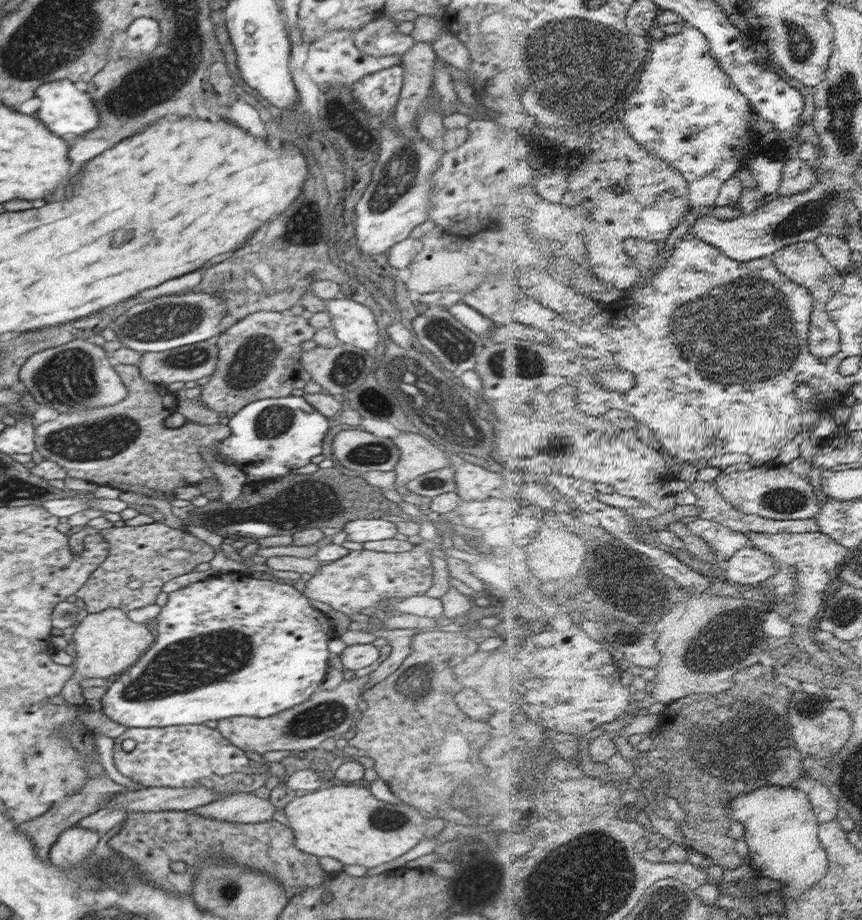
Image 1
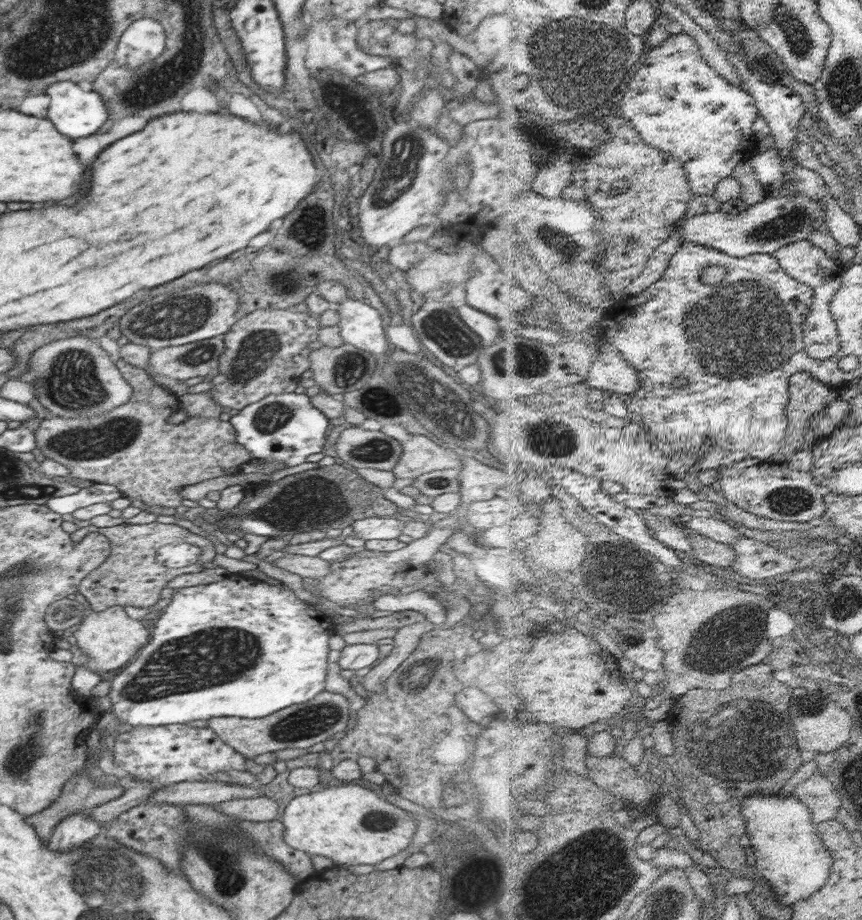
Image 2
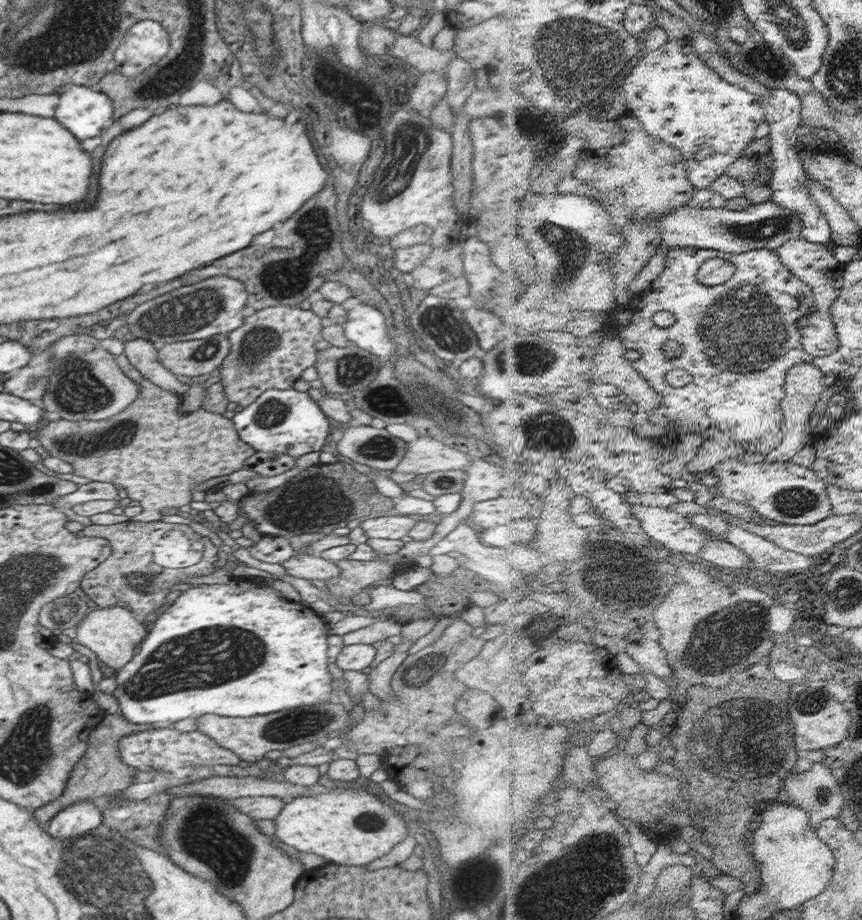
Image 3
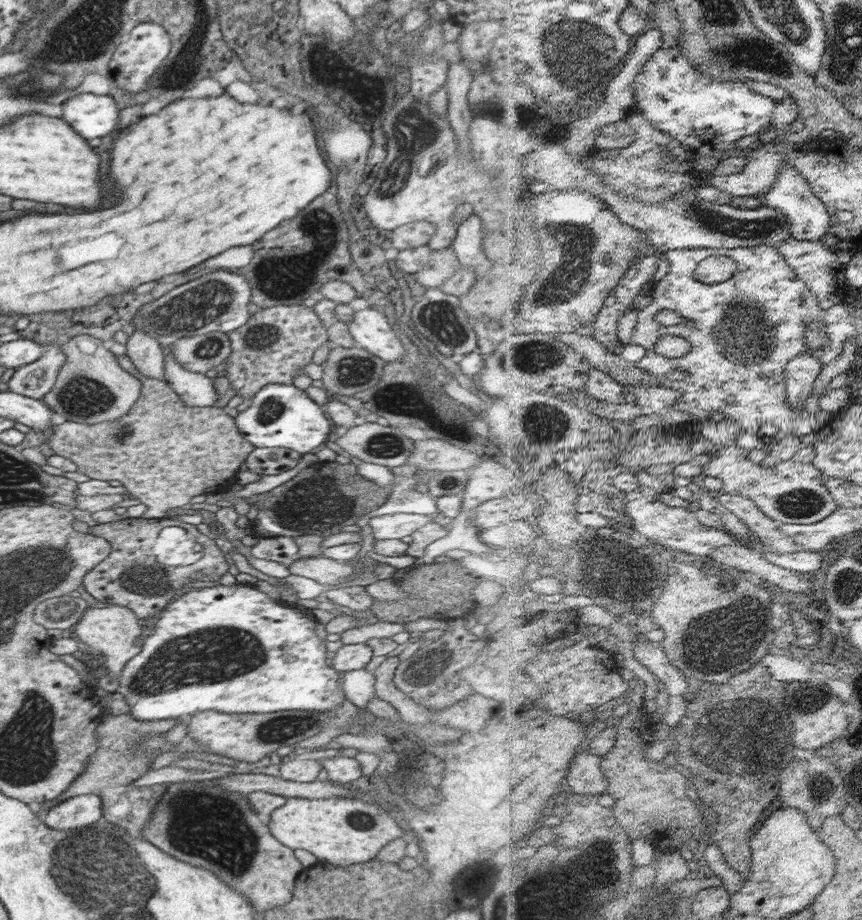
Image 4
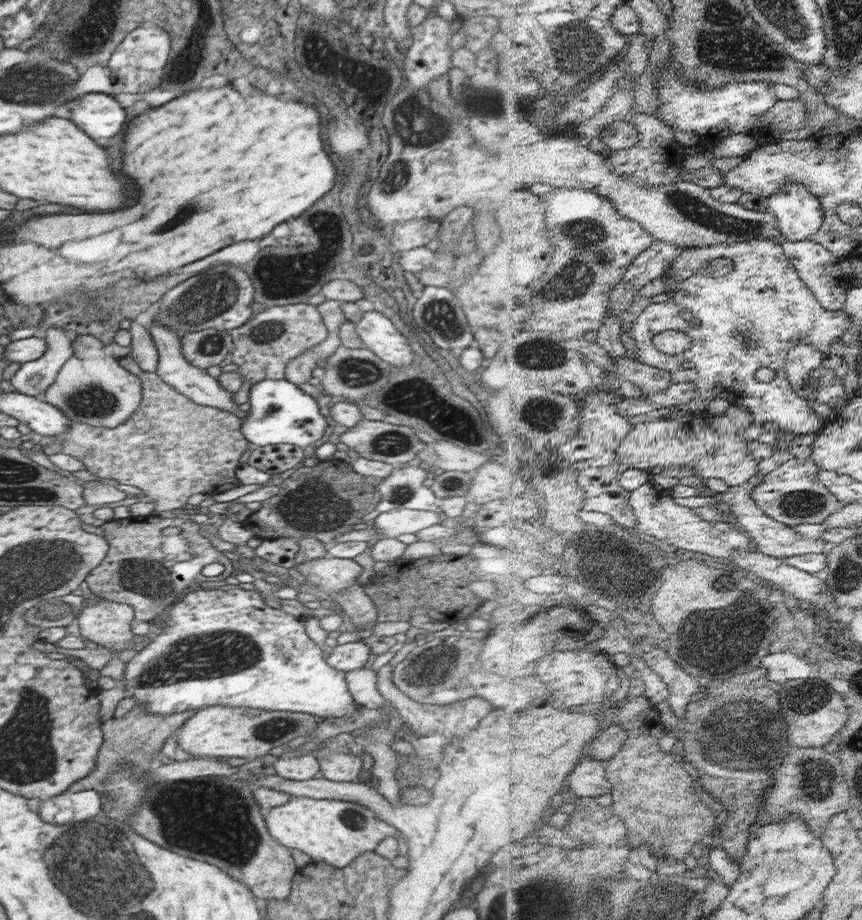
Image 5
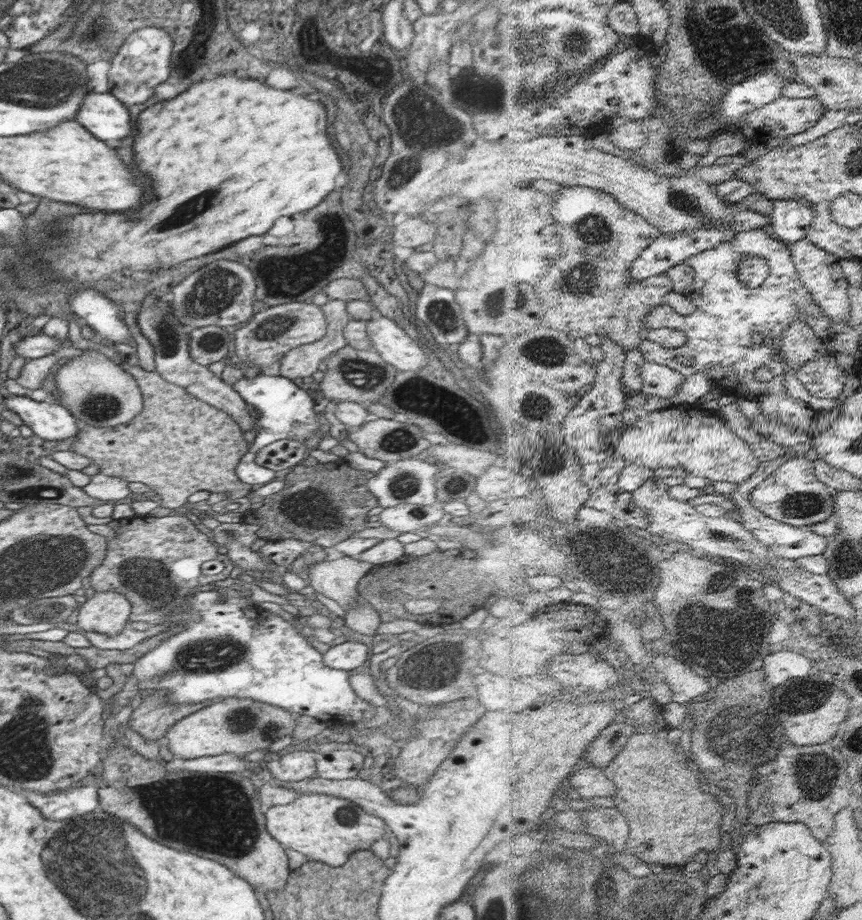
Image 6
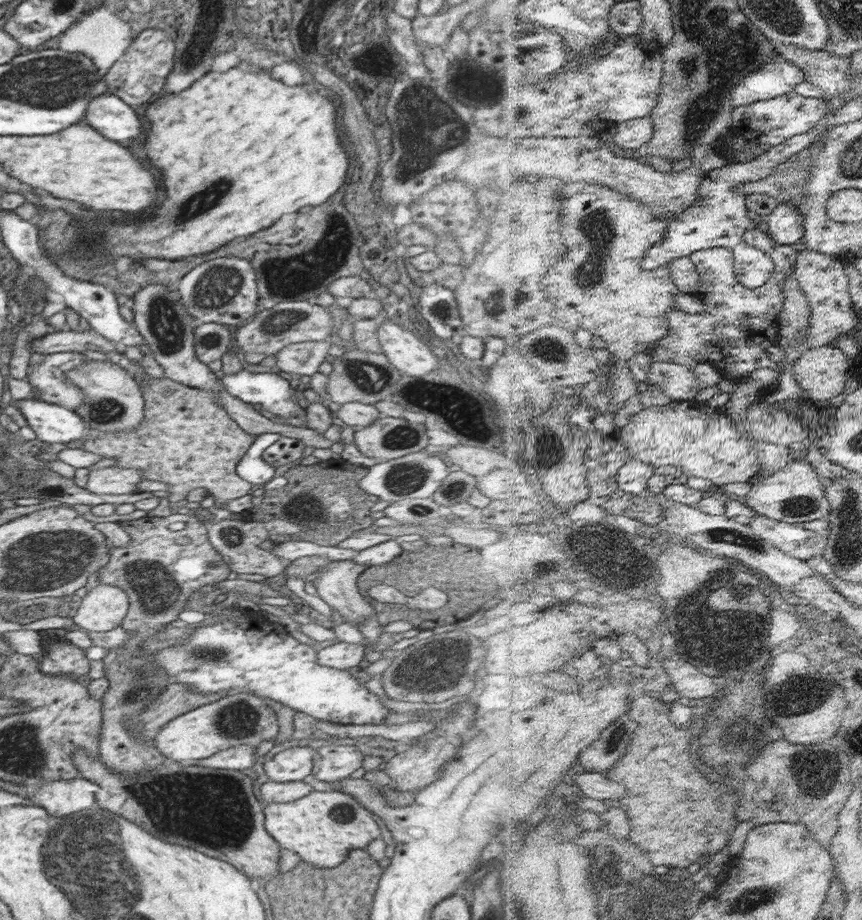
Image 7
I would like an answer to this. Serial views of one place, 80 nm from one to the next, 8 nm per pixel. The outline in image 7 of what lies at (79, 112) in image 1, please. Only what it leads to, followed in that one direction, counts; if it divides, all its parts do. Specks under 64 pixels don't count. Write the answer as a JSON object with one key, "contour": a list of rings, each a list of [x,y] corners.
{"contour":[[[110,93],[96,96],[85,111],[83,122],[108,140],[130,140],[142,132],[142,122],[134,108],[119,96]]]}

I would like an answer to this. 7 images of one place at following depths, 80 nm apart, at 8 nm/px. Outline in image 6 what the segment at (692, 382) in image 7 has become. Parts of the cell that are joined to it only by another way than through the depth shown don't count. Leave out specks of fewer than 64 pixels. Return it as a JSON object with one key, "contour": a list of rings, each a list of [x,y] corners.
{"contour":[[[647,360],[642,363],[639,370],[643,381],[642,391],[665,399],[674,396],[674,392],[677,395],[679,388],[687,379],[685,374],[678,372],[675,368],[654,361]]]}

